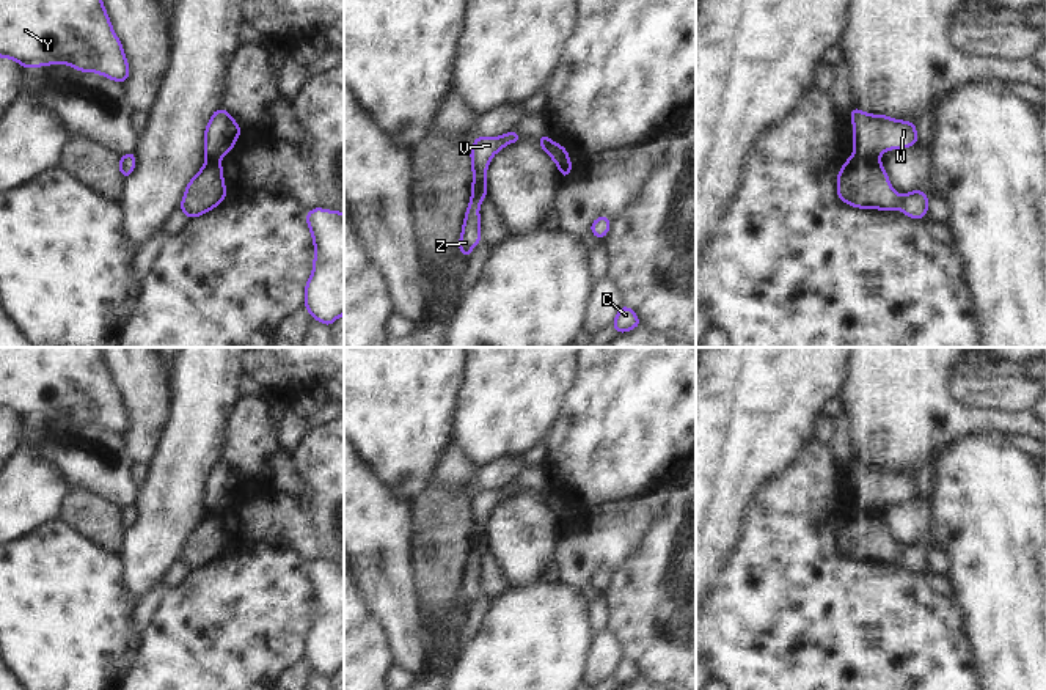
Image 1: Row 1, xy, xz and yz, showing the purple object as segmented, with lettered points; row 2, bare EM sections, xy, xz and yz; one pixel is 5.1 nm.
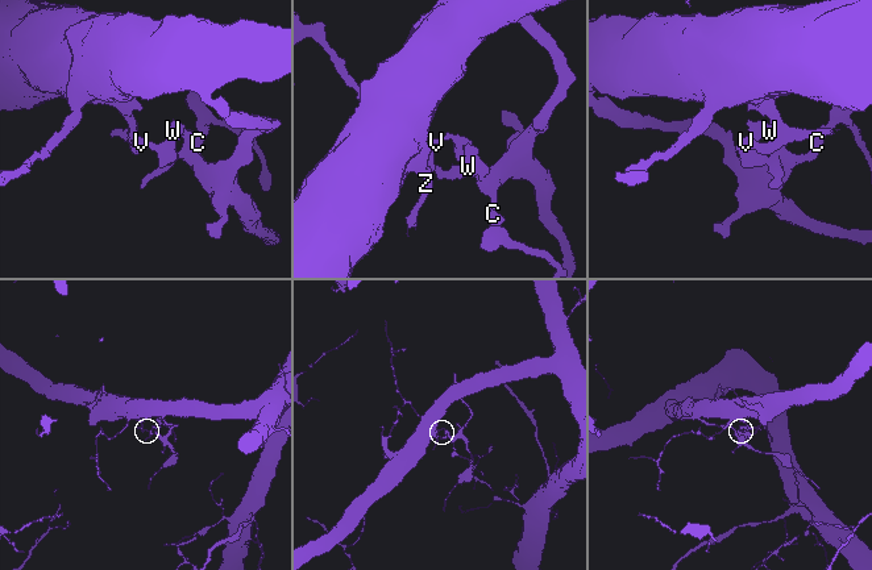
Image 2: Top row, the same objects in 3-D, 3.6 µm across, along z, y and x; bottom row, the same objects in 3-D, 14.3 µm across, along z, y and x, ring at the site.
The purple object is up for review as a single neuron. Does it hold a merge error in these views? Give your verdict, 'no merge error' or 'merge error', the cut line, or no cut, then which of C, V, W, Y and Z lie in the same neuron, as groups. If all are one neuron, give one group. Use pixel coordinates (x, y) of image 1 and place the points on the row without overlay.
merge error | yz (855, 505), (864, 511), (878, 511) | C W / V Y Z

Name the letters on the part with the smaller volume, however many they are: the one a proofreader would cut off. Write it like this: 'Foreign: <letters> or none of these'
Foreign: C, W

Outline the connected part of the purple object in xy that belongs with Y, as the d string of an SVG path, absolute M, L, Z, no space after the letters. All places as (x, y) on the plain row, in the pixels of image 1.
M0 347L0 409L25 421L53 415L124 435L129 415L101 347Z

